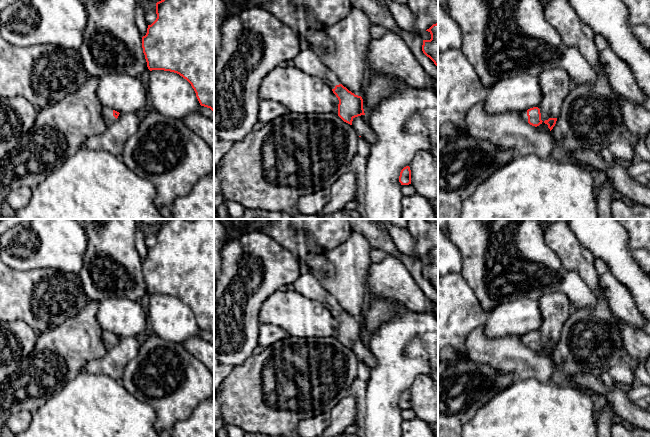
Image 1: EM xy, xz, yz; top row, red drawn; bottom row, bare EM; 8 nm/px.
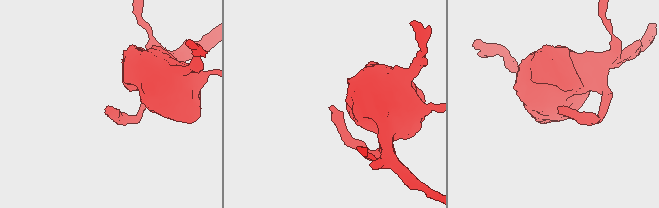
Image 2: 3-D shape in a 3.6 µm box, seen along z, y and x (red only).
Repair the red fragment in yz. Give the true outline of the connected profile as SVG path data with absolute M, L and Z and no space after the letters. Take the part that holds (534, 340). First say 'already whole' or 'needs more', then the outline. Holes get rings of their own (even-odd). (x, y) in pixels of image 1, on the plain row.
needs more | M533 331L528 334L519 336L519 338L525 346L528 346L532 350L537 351L543 346L541 344L540 333L538 331Z

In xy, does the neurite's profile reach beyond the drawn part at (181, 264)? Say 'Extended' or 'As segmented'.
As segmented

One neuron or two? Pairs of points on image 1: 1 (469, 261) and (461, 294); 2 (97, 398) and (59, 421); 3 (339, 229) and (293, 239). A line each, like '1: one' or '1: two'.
1: two
2: one
3: two

